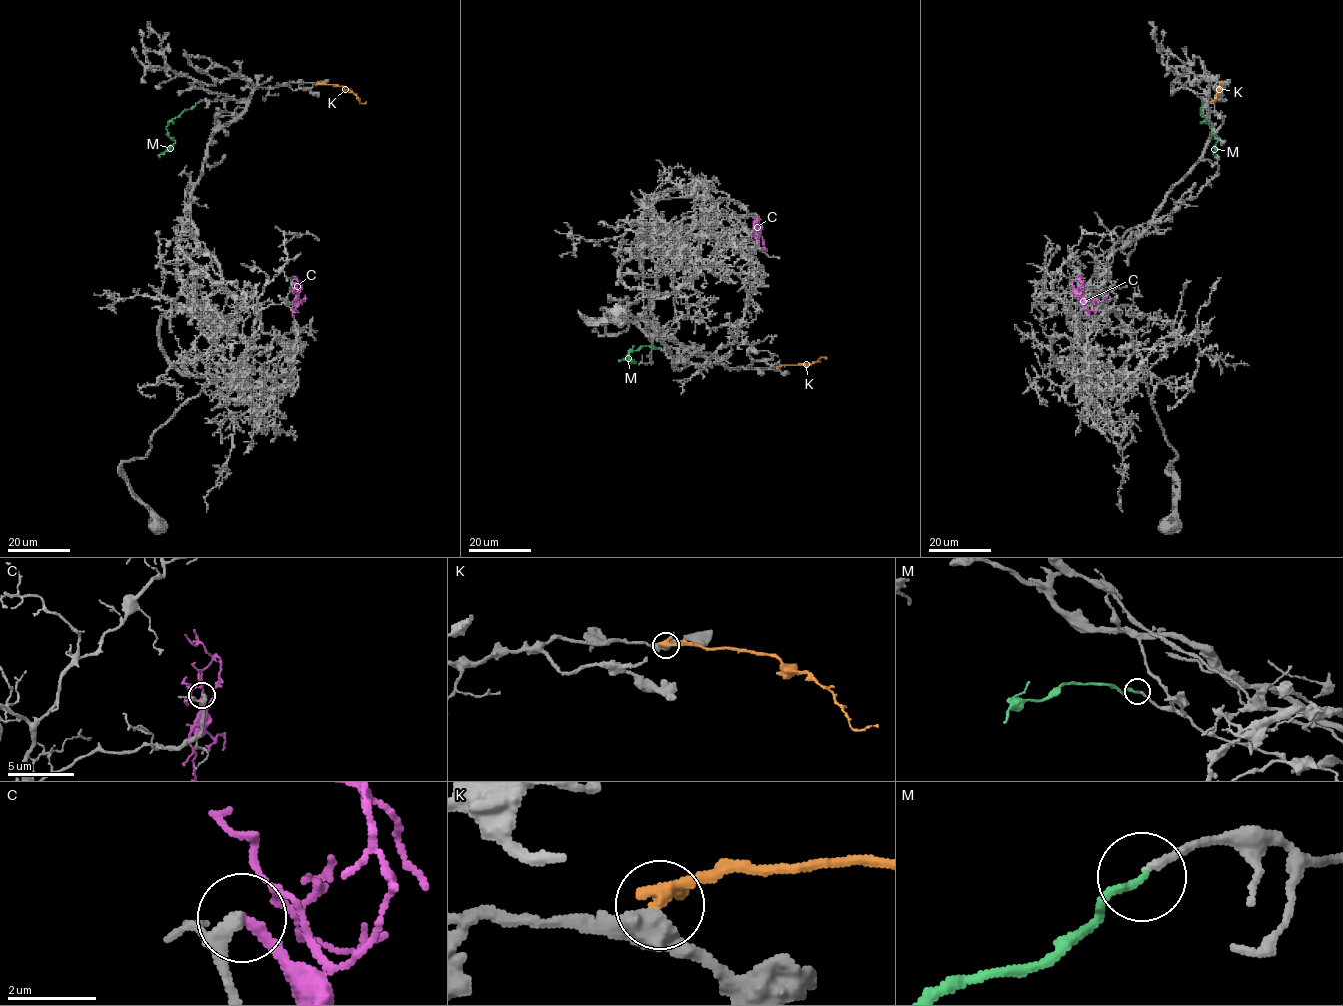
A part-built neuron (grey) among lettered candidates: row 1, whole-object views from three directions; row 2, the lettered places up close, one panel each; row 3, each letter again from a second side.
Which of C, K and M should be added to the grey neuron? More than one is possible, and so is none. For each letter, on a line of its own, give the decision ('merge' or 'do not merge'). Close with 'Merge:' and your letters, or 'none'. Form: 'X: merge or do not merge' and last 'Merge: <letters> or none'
C: merge
K: do not merge
M: merge
Merge: C, M

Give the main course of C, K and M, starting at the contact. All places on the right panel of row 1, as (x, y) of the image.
C: (1073, 291), (1088, 301), (1102, 302), (1108, 295)
K: (1222, 84), (1218, 85), (1212, 102)
M: (1202, 102), (1201, 113), (1217, 139), (1216, 156)

